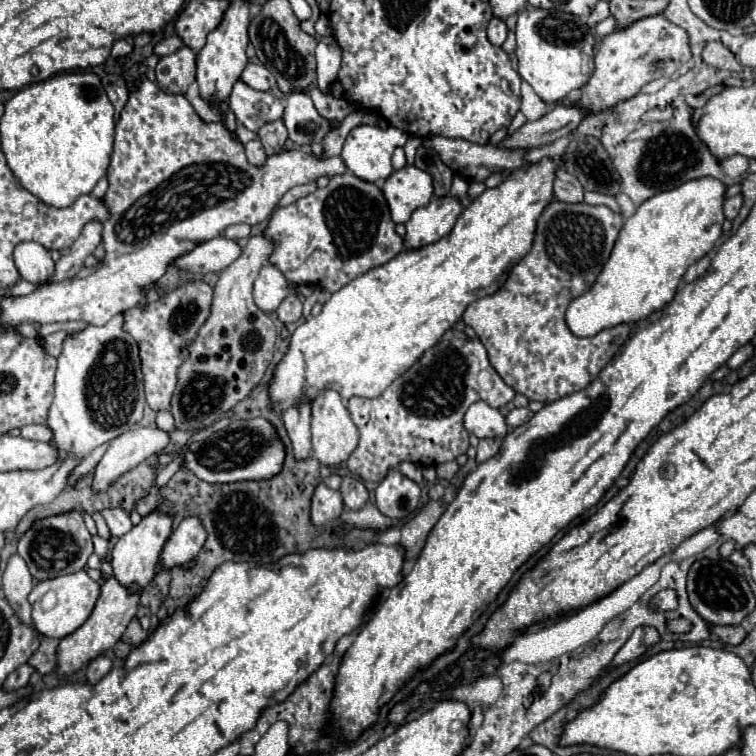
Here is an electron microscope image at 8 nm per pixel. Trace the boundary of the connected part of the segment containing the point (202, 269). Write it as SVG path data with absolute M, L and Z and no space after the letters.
M215 237L211 241L205 241L197 245L193 251L187 255L179 257L175 265L181 271L191 271L191 273L221 273L227 269L237 257L241 255L241 247L233 239L225 237Z

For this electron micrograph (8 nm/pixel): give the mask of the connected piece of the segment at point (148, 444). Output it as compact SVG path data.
M133 427L111 441L95 469L95 491L105 491L117 477L131 471L169 445L169 433L159 427Z

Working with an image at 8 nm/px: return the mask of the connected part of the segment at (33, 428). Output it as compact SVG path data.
M27 425L21 429L21 435L25 439L33 439L33 441L51 441L51 429L47 425Z

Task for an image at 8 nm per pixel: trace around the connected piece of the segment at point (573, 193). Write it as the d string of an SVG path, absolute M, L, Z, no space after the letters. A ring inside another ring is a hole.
M559 169L557 171L557 179L555 179L555 197L559 201L565 201L565 203L583 203L583 195L585 195L585 189L581 187L581 183L569 175L565 169Z

